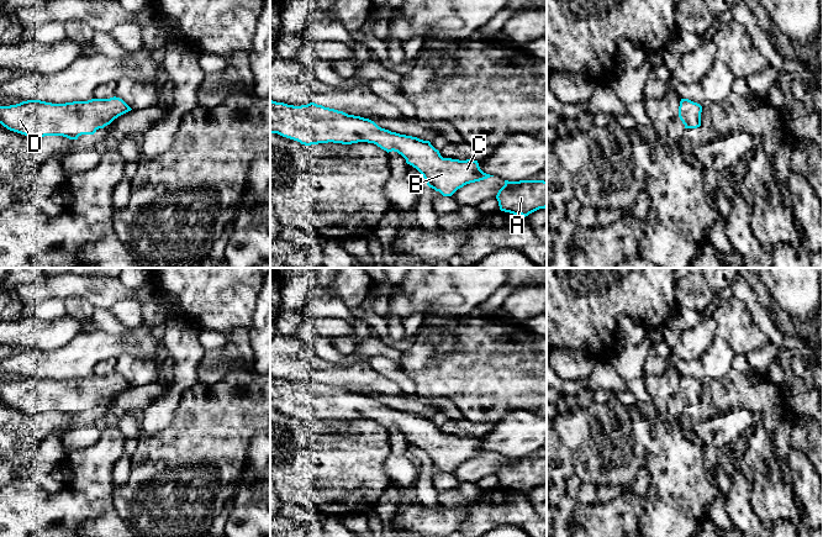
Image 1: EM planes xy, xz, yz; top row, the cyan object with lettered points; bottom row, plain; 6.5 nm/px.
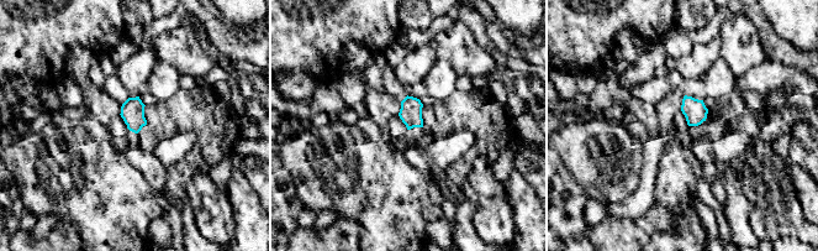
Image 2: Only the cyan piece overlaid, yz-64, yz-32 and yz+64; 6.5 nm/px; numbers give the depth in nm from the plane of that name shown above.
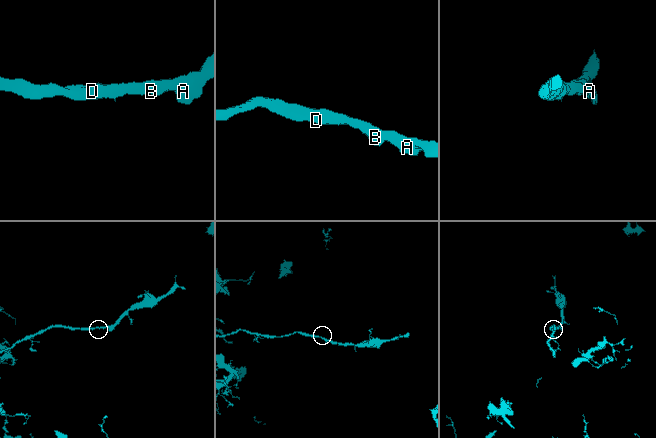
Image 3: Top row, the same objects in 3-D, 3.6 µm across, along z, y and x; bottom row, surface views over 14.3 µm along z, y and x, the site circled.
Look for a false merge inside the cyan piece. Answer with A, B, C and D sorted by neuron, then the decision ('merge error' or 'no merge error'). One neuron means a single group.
groups A B C D; no merge error

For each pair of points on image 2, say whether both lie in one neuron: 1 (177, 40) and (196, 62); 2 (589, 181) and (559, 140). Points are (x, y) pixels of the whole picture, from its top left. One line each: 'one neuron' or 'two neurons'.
1: one neuron
2: one neuron

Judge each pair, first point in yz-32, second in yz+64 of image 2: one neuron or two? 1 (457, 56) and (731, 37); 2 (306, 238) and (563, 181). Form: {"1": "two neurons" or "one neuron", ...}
{"1": "one neuron", "2": "two neurons"}

